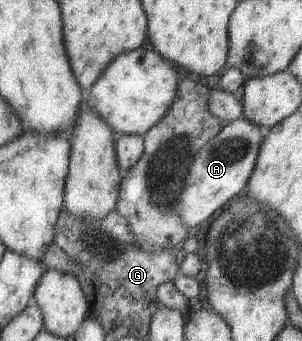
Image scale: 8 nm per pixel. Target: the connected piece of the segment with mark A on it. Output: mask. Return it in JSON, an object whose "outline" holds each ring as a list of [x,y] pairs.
{"outline":[[[218,87],[212,88],[206,103],[215,118],[228,124],[195,153],[182,180],[176,206],[179,207],[179,220],[191,231],[197,229],[200,222],[211,217],[217,208],[233,199],[247,184],[265,132],[260,126],[243,118],[241,101],[231,93],[223,92]]]}

